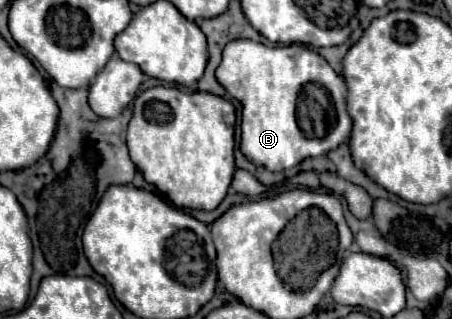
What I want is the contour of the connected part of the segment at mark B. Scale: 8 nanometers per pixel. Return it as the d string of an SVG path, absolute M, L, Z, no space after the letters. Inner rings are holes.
M250 39L230 41L224 47L224 57L220 69L216 69L216 77L224 85L224 89L242 103L242 125L240 125L242 153L252 163L264 165L268 171L280 171L298 165L300 163L298 155L302 155L302 159L324 155L336 149L350 135L352 119L346 113L344 79L328 65L328 61L322 55L310 51L304 45L294 43L286 47L266 47L264 43L256 43ZM306 83L324 85L334 99L338 123L328 135L320 139L304 137L304 133L296 123L296 101L298 101L300 87L304 87Z

